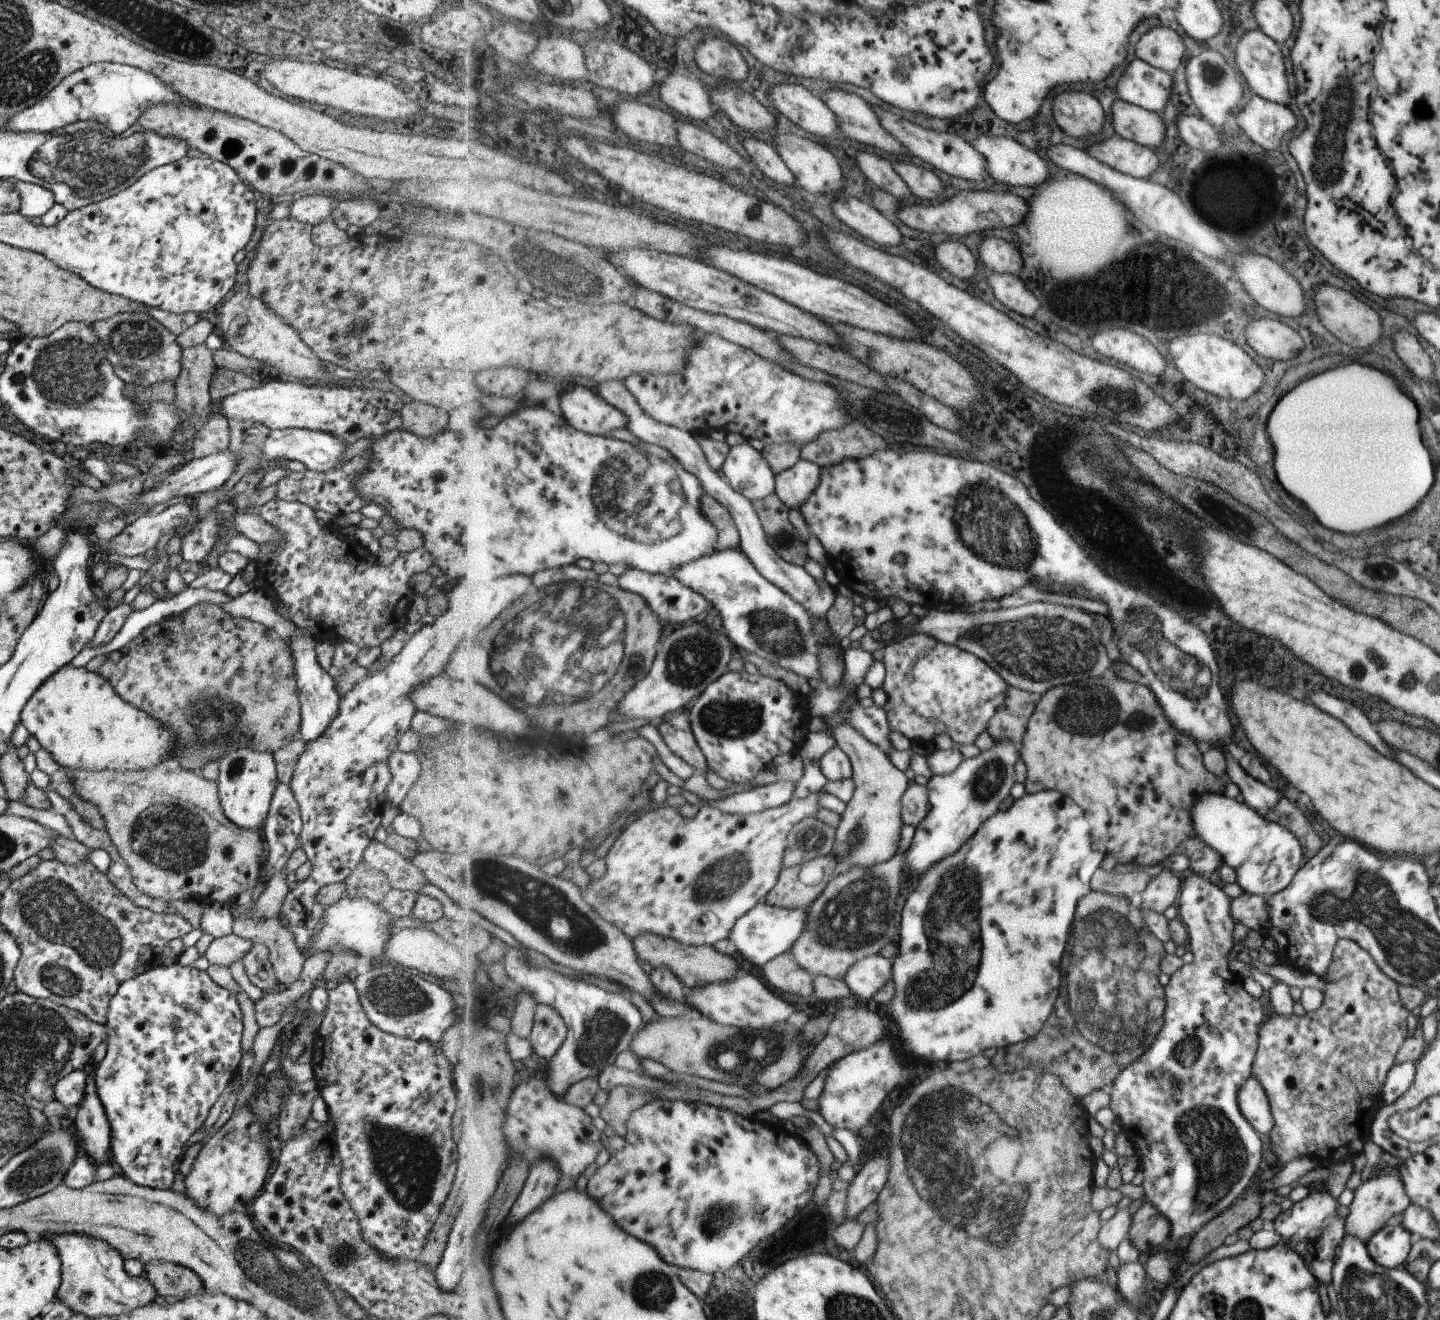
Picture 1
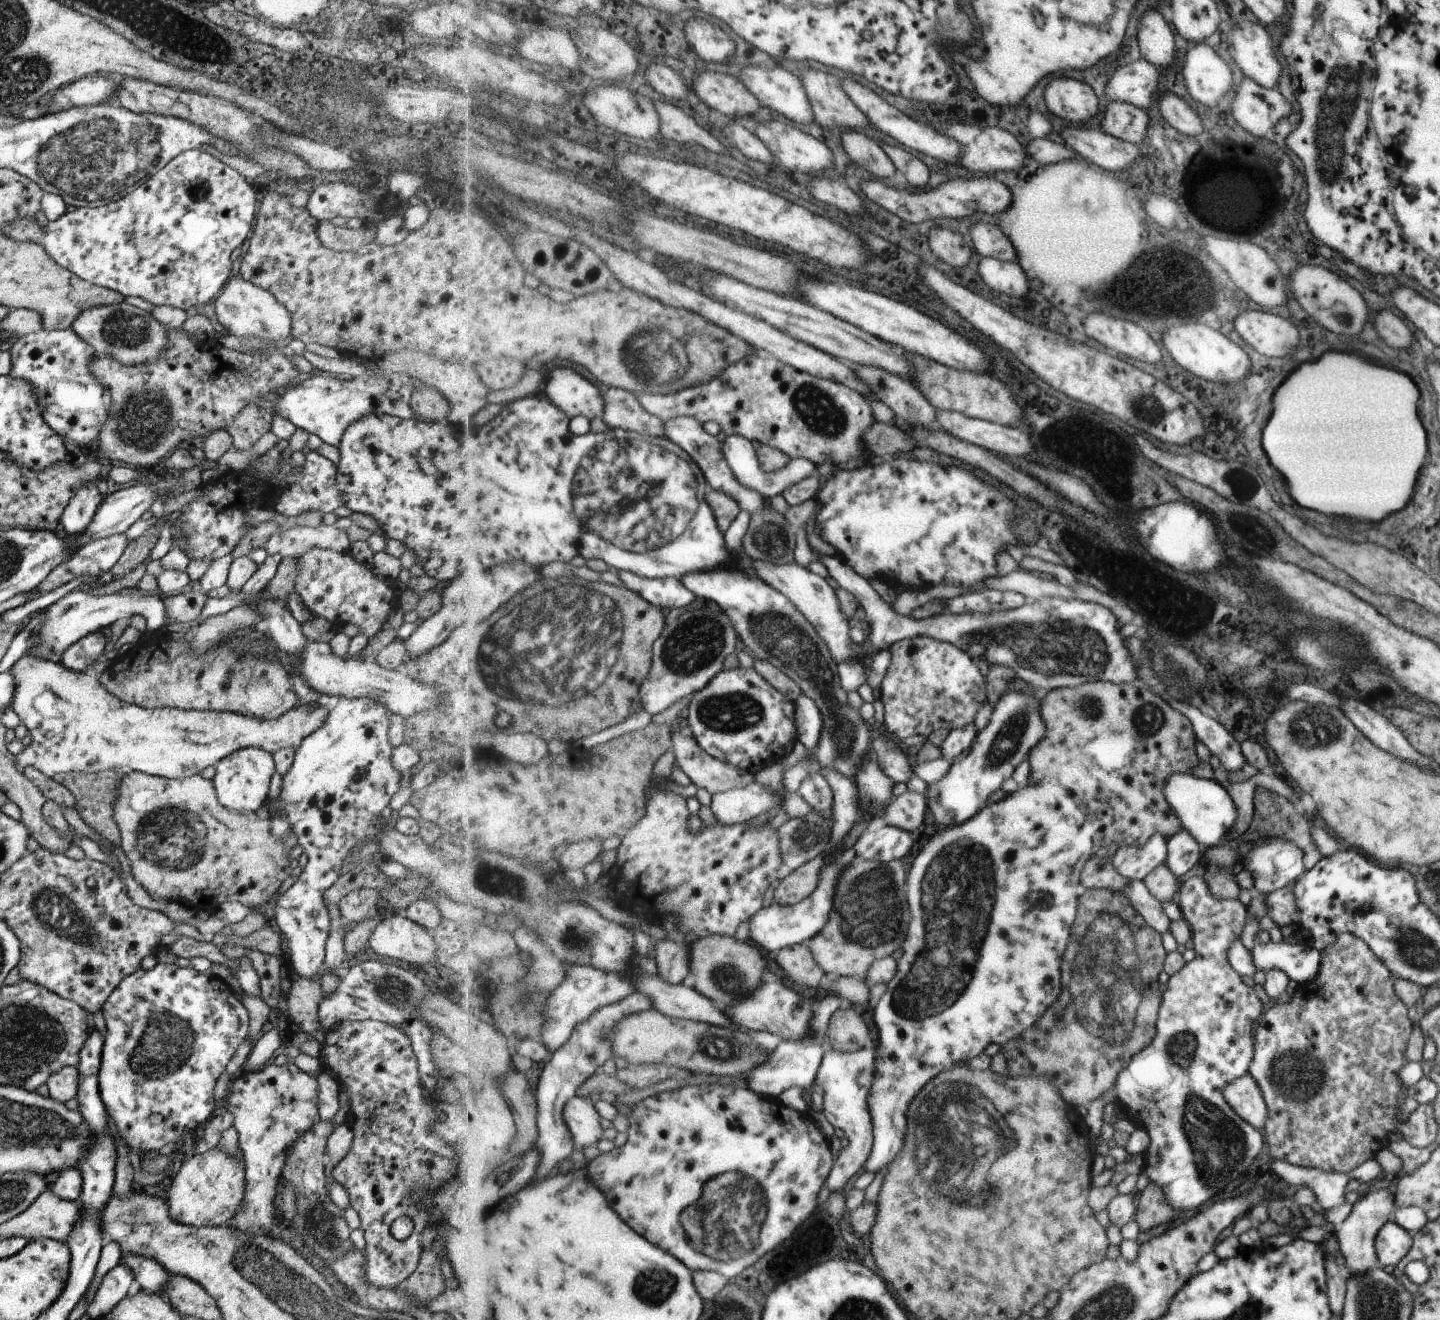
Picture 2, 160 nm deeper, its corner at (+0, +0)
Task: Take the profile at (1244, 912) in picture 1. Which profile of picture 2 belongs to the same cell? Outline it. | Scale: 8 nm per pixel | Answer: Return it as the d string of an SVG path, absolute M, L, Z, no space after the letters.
M1295 882L1267 894L1267 900L1265 900L1269 906L1267 915L1279 928L1297 924L1299 920L1299 911L1292 893L1294 884Z

